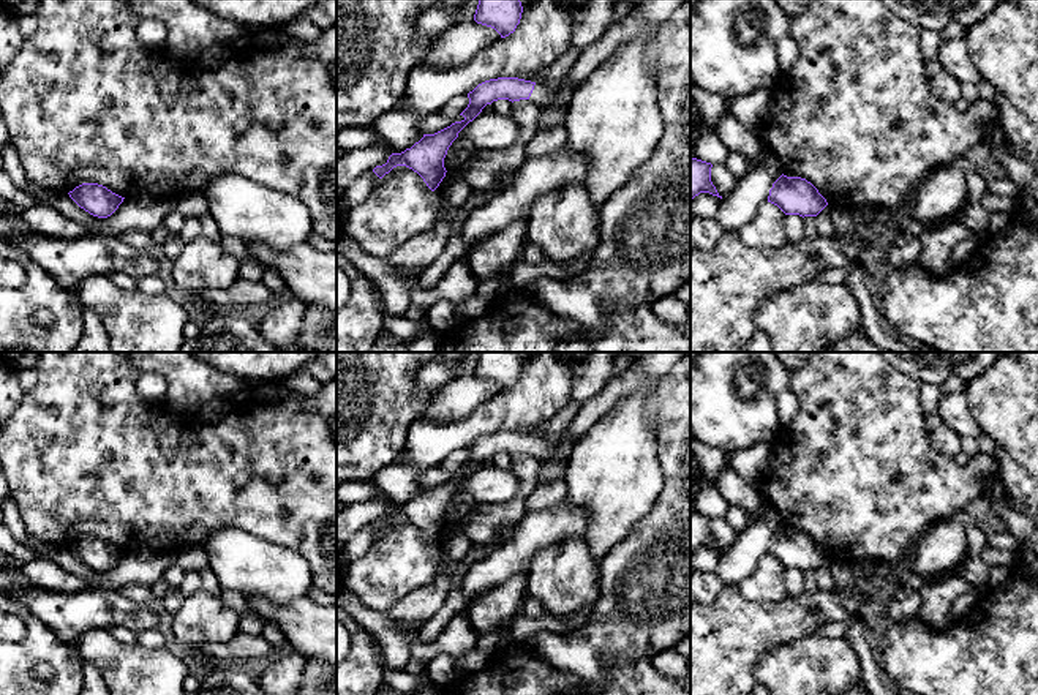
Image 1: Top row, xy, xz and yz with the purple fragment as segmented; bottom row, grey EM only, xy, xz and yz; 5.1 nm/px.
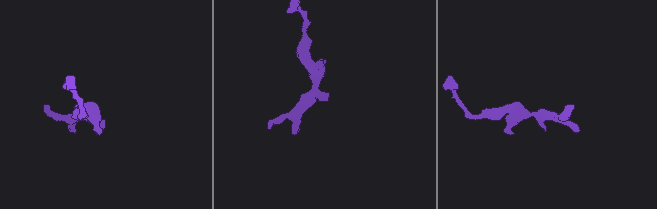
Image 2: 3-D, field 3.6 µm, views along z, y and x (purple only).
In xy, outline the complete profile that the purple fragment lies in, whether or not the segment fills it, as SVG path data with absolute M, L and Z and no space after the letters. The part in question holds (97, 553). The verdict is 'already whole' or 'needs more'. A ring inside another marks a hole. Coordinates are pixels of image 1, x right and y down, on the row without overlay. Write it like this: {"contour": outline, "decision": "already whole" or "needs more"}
{"contour": "M82 537L68 548L81 562L98 572L111 570L125 553L98 537Z", "decision": "already whole"}

